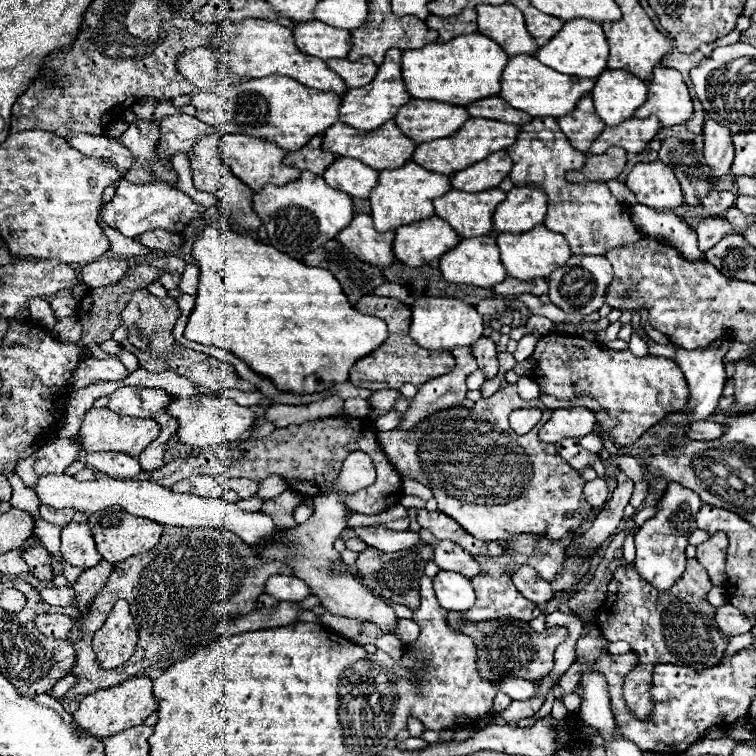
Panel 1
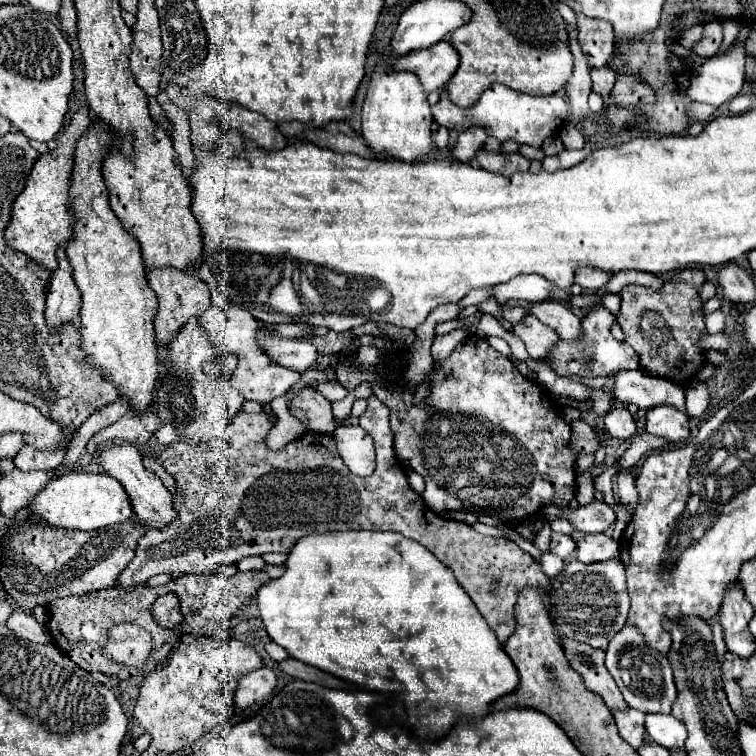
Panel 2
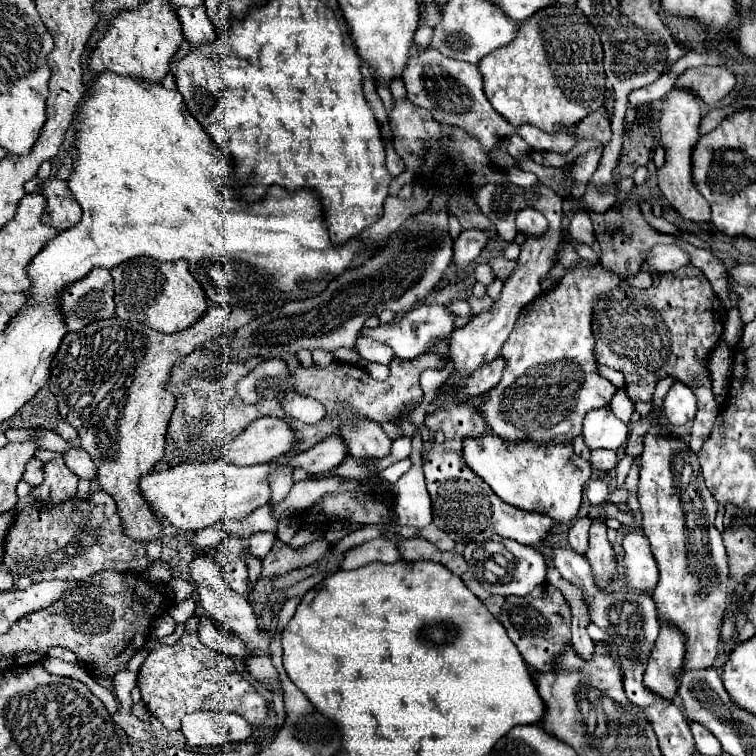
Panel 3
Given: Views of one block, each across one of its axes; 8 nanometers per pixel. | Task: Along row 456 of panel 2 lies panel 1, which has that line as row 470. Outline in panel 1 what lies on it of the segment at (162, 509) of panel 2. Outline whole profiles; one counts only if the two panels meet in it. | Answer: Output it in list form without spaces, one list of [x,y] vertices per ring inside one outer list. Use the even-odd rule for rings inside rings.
[[[92,452],[86,456],[86,464],[112,478],[134,478],[140,474],[138,458],[124,452]]]

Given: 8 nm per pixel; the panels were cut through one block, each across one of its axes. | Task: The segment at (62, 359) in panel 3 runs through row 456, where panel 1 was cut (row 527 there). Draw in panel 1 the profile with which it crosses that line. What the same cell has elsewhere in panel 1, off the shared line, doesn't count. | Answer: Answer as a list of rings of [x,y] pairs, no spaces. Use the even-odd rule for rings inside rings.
[[[112,506],[112,508],[106,508],[106,510],[98,510],[94,512],[90,518],[88,518],[88,524],[92,528],[92,536],[96,540],[96,546],[98,546],[98,552],[102,554],[104,560],[116,564],[116,562],[122,562],[126,558],[132,558],[132,556],[138,556],[142,552],[148,552],[152,550],[158,540],[160,540],[160,534],[162,534],[162,526],[160,524],[152,524],[152,520],[146,520],[146,518],[138,518],[138,516],[130,516],[128,512],[124,512],[120,506]]]

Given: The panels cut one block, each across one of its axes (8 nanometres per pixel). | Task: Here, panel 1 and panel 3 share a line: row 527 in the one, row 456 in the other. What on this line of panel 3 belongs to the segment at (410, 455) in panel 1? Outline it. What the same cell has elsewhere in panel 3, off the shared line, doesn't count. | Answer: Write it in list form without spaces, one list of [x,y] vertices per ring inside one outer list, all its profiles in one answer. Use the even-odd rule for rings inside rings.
[[[484,432],[478,438],[464,438],[462,458],[506,504],[526,512],[546,514],[556,522],[570,522],[578,514],[584,484],[592,476],[590,462],[580,458],[570,442],[508,442],[494,432]]]

